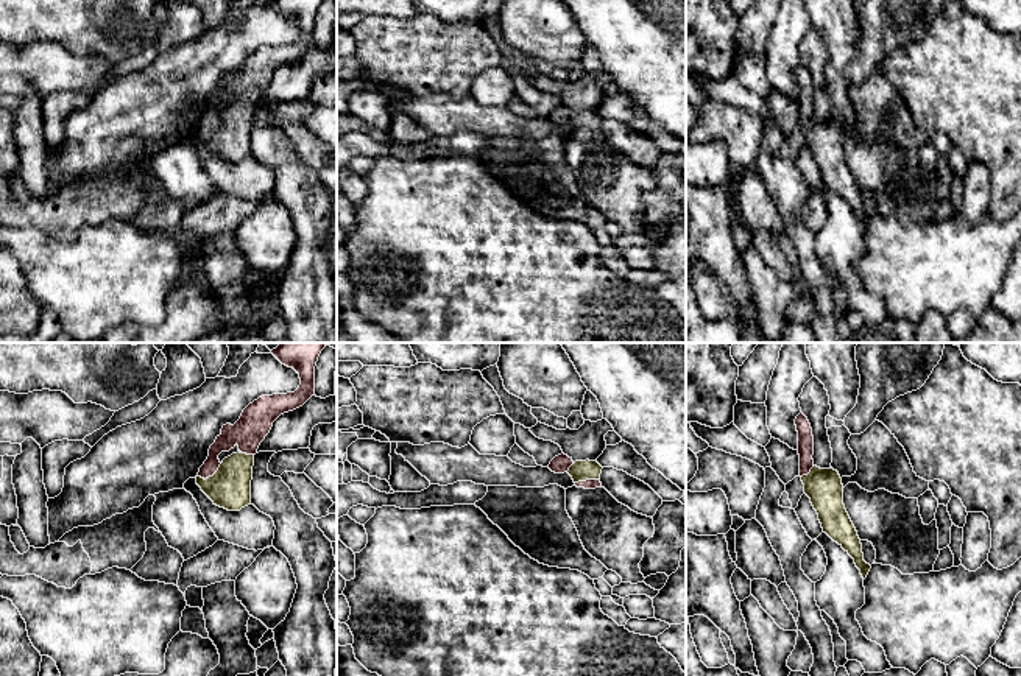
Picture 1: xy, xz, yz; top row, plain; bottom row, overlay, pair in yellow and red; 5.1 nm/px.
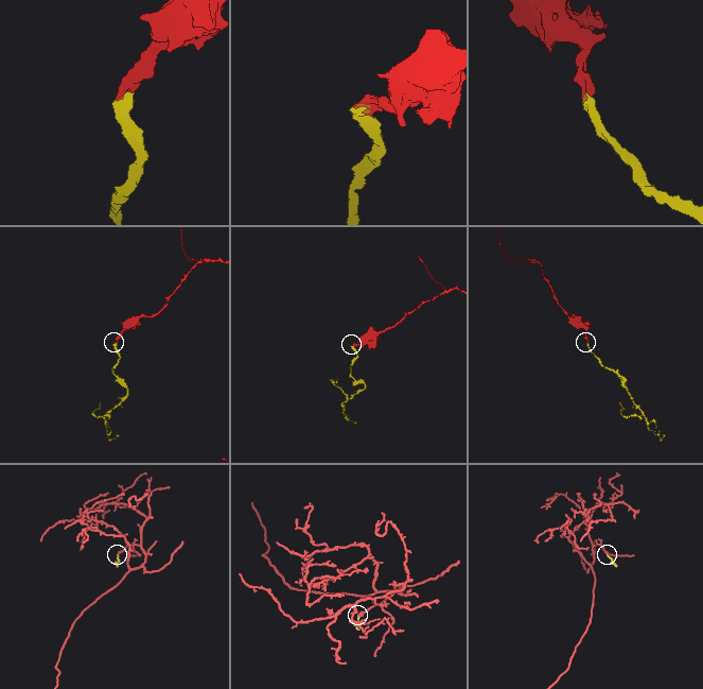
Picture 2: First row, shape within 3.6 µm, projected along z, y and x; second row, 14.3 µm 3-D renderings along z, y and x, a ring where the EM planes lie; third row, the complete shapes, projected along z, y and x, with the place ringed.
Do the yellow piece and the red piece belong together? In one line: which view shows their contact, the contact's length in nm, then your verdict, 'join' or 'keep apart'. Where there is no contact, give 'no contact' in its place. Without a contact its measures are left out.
xy | 150 nm | join

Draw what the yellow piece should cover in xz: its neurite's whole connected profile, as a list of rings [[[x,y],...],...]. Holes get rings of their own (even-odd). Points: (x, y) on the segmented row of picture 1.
[[[561,453],[555,456],[550,464],[547,466],[555,474],[567,472],[572,480],[574,486],[585,488],[585,489],[595,489],[602,488],[600,474],[602,466],[597,461],[572,461],[567,455]]]

